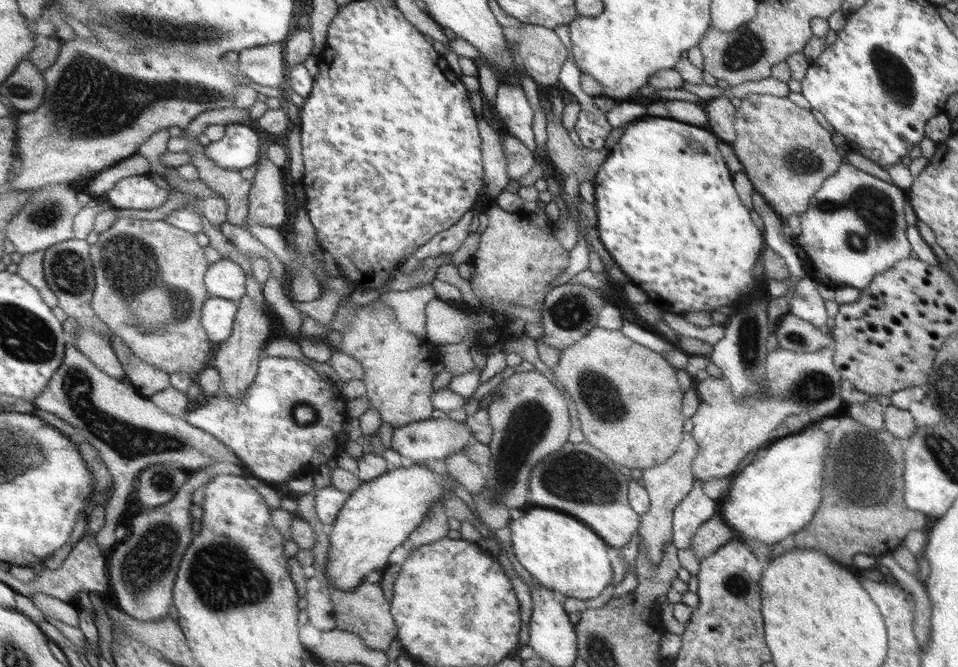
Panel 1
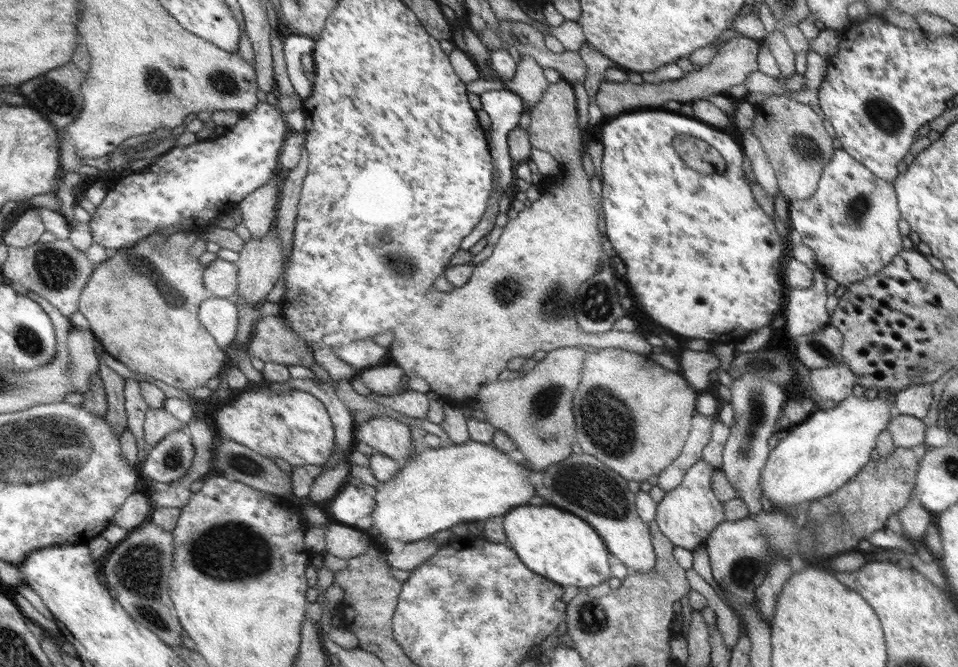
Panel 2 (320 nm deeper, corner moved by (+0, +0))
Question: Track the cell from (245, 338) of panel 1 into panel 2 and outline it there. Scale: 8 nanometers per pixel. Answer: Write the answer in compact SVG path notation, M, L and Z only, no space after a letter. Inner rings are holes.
M275 226L269 229L261 238L251 237L243 243L241 252L238 253L237 261L233 264L237 271L237 296L250 307L258 305L257 300L263 300L263 296L271 290L271 286L282 276L283 250L282 240L275 230Z

